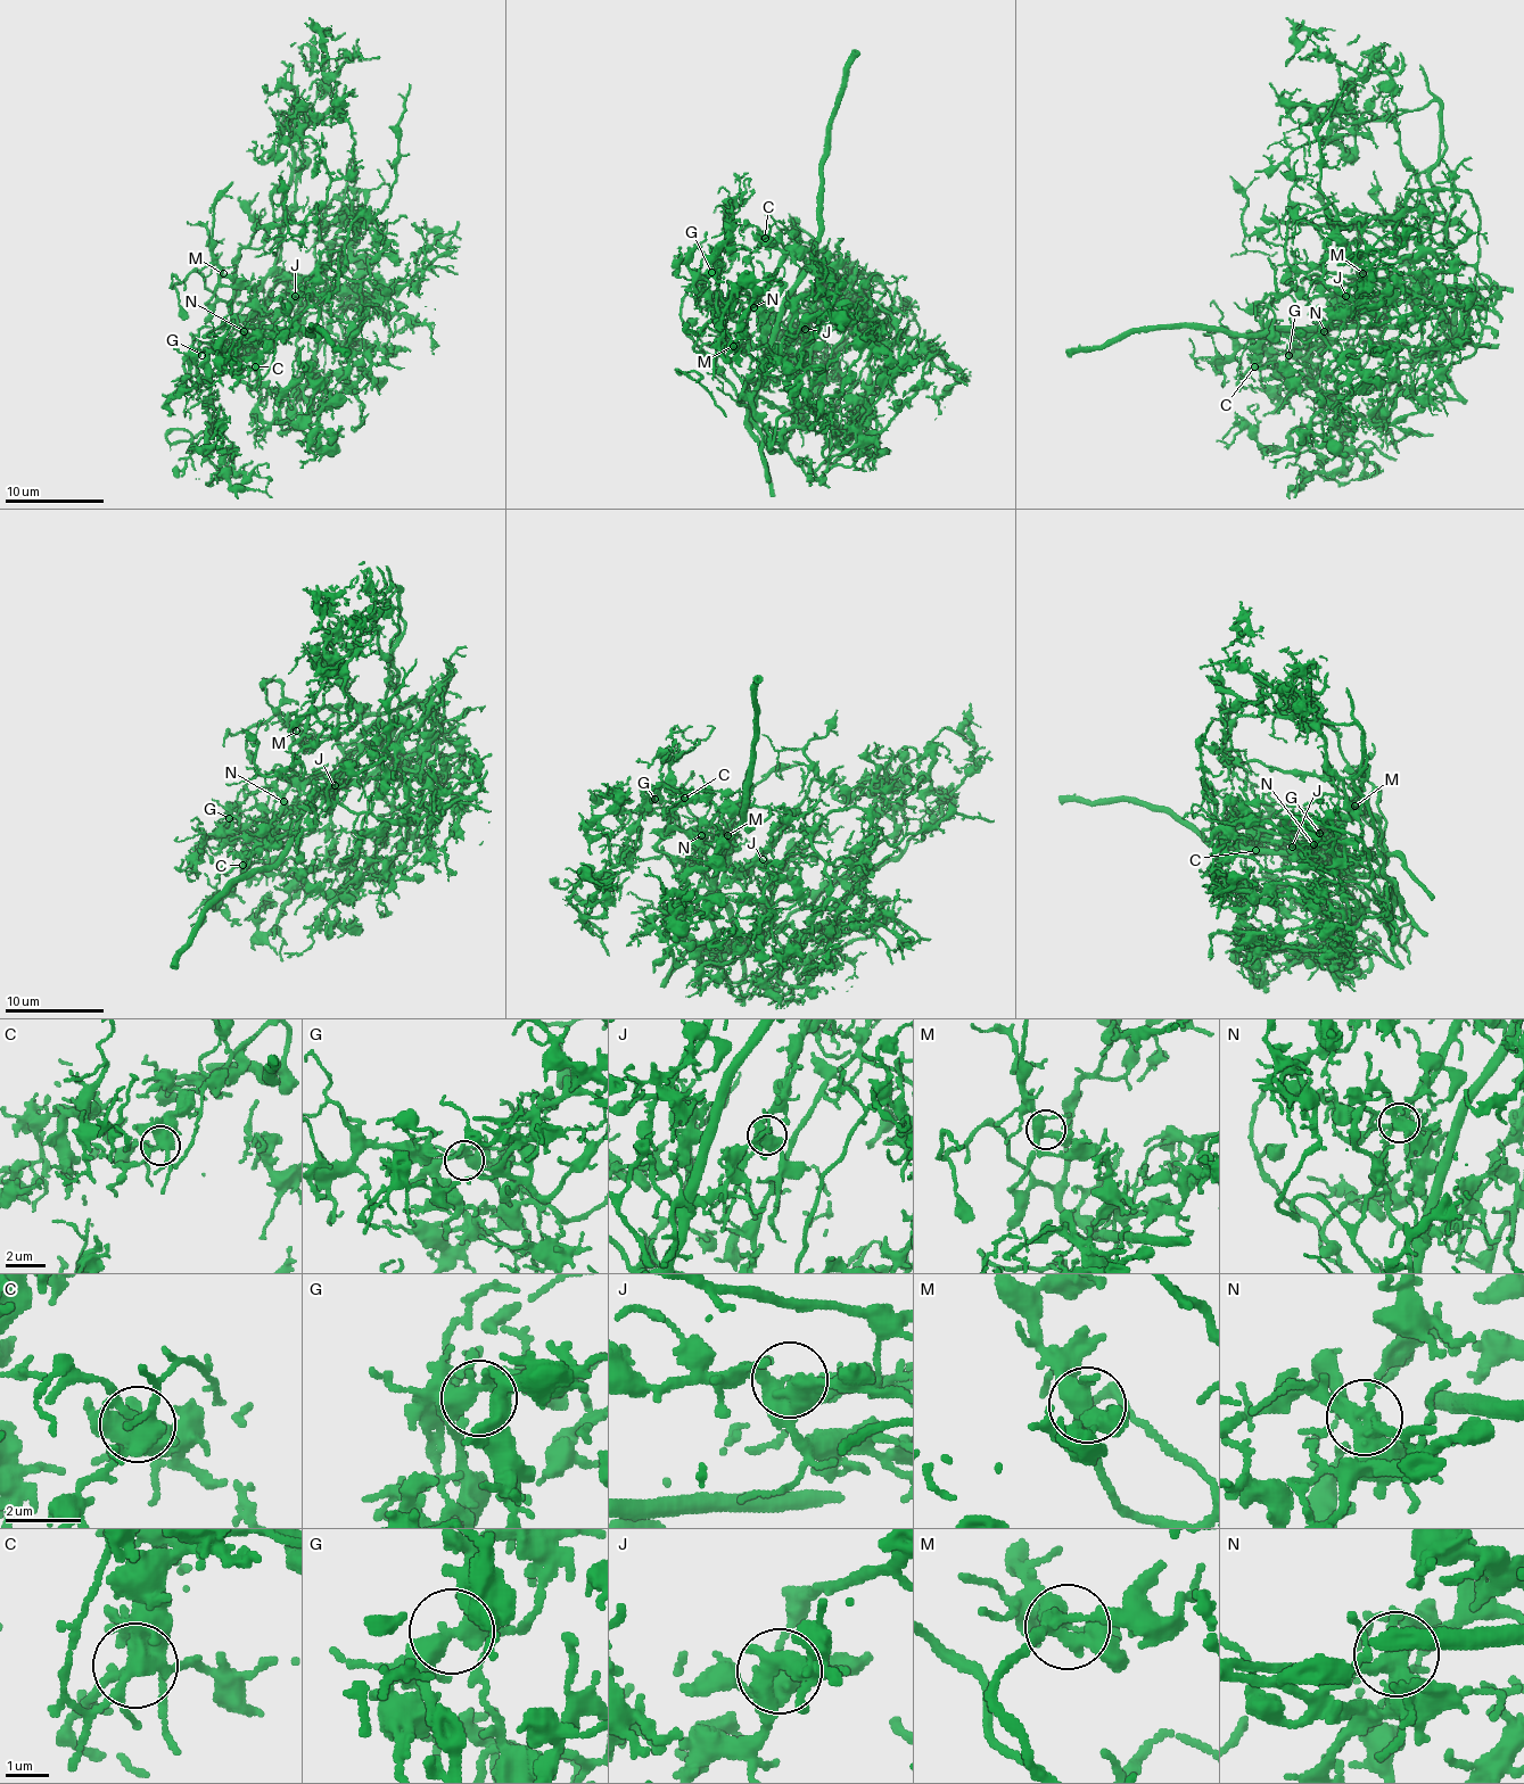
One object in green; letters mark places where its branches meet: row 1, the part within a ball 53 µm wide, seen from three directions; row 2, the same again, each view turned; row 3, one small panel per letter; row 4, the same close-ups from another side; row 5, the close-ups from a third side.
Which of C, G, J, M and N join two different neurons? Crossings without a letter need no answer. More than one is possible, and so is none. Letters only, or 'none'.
N

